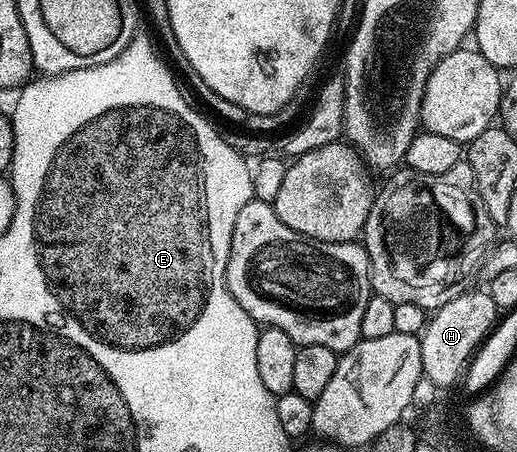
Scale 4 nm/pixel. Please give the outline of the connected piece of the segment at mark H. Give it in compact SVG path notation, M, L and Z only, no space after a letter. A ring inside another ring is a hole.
M486 290L465 291L456 295L428 318L427 326L421 332L419 344L423 373L435 379L435 383L453 383L456 377L467 371L472 356L496 323L497 309L493 305L493 297Z

